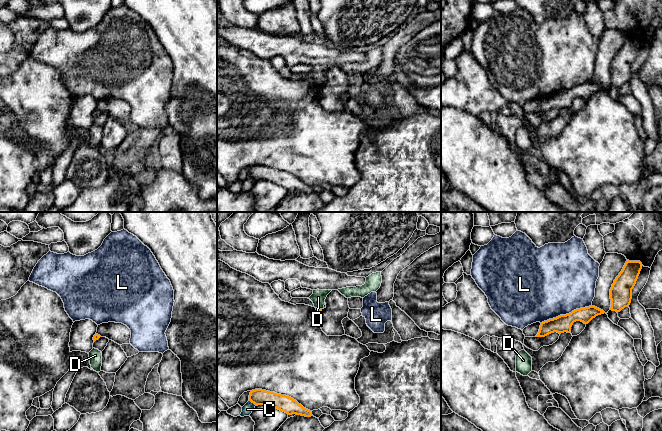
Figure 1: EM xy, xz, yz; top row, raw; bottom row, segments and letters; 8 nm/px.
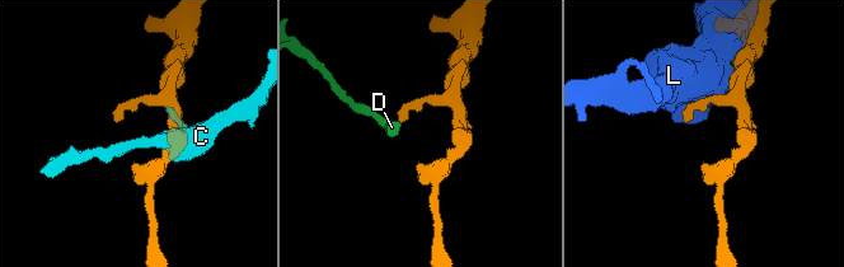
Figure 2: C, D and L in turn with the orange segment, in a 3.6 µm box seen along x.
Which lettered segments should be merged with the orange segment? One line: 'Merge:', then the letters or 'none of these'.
Merge: none of these

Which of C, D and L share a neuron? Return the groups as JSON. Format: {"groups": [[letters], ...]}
{"groups": [["C"], ["D"], ["L"]]}

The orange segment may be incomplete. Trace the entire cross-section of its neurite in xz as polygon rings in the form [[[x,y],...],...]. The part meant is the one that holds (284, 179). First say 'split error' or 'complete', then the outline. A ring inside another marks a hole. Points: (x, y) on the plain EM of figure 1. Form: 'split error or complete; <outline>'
complete; [[[262,165],[252,166],[249,171],[249,177],[256,182],[267,181],[274,183],[288,191],[296,190],[305,193],[313,192],[310,186],[304,184],[293,174]]]

